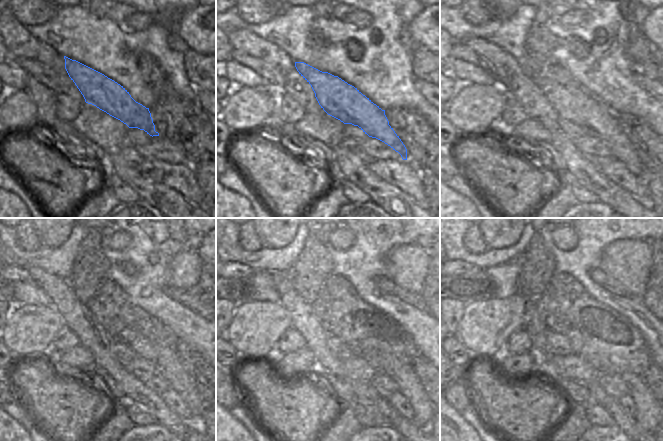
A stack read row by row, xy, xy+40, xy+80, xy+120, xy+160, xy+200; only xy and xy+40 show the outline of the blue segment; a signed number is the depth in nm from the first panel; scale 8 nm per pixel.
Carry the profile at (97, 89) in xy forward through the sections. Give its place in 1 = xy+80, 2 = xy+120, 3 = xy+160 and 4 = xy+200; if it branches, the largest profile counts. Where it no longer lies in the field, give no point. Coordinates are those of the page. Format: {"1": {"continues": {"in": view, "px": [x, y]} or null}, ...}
{"1": {"continues": {"in": "xy+80", "px": [571, 103]}}, "2": {"continues": {"in": "xy+120", "px": [165, 359]}}, "3": {"continues": {"in": "xy+160", "px": [400, 370]}}, "4": {"continues": {"in": "xy+200", "px": [643, 398]}}}

